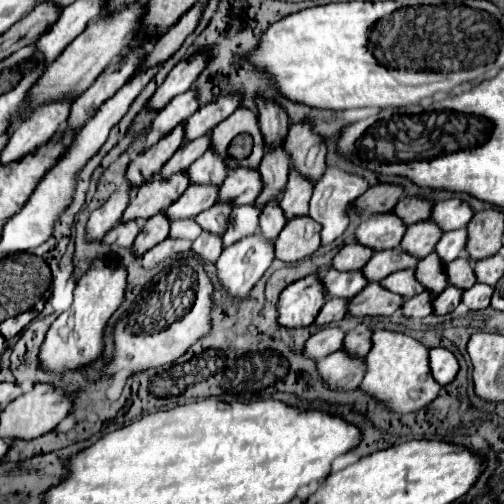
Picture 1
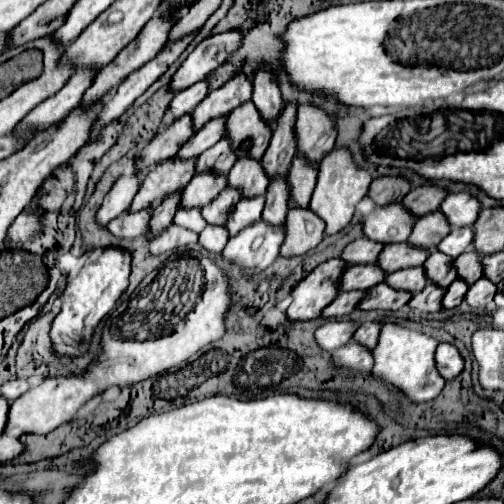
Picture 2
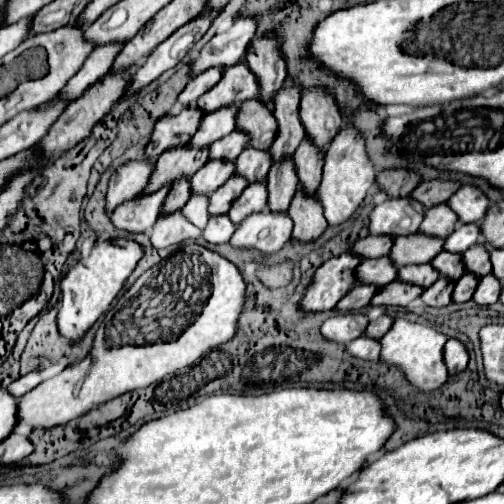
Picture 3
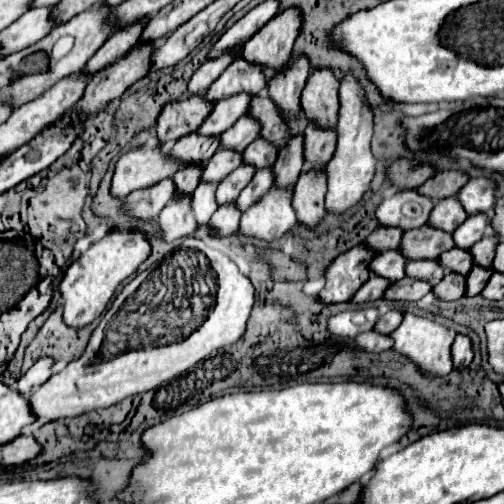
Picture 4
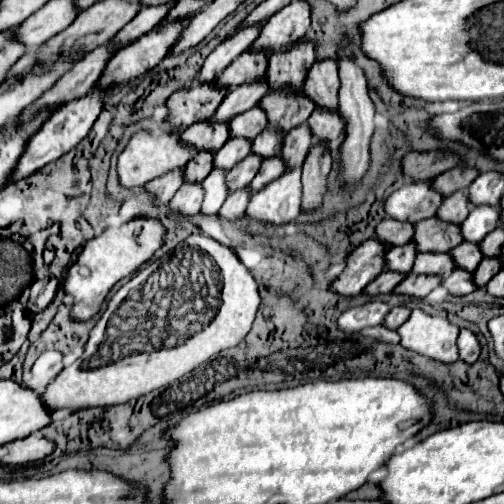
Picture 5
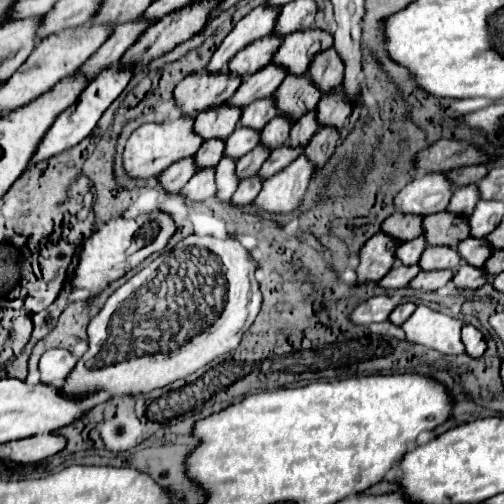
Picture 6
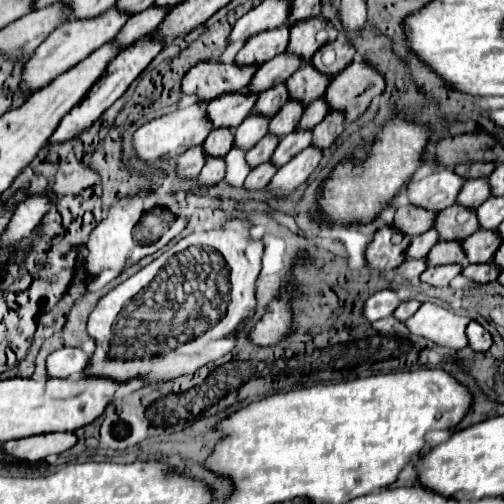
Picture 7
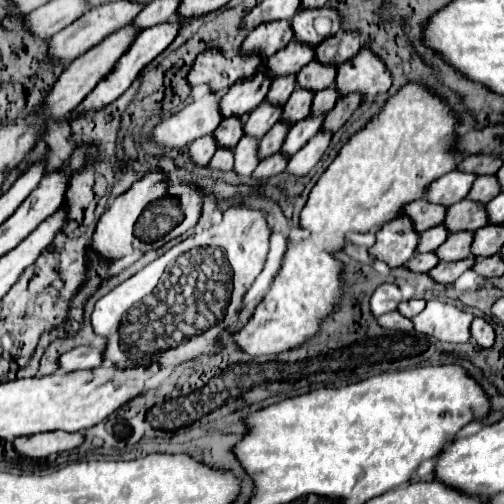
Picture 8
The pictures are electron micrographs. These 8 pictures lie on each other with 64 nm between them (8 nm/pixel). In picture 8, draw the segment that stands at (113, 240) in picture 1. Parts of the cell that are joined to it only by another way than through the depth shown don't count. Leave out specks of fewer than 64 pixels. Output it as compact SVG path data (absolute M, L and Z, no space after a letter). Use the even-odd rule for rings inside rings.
M206 134L206 136L202 136L190 144L190 156L194 158L194 162L198 166L206 166L210 162L210 158L214 156L216 148L218 146L216 146L214 134Z

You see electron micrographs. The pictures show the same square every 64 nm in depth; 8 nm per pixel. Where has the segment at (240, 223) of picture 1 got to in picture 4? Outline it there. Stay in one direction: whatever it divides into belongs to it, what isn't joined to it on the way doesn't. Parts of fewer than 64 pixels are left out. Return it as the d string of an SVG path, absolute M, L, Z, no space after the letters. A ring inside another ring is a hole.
M268 166L268 168L260 168L252 182L240 192L240 196L236 198L236 204L238 208L244 212L246 208L250 208L256 200L260 200L260 196L264 196L264 192L268 192L268 188L274 186L274 180L276 180L276 174L274 174L274 168Z

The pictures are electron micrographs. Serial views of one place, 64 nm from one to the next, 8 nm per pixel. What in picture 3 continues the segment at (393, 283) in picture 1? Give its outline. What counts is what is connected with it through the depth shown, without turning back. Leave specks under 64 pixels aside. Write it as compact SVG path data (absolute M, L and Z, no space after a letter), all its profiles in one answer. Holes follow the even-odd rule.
M410 264L410 266L400 268L400 280L418 284L424 288L432 286L438 278L440 278L440 272L436 268L432 268L432 264Z

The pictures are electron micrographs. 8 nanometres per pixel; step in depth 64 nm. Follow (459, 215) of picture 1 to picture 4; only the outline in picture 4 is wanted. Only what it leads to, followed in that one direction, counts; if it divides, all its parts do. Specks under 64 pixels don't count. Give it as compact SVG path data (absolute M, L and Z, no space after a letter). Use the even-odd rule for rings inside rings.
M470 178L456 198L462 202L466 214L492 212L496 204L496 188L498 184L490 178Z

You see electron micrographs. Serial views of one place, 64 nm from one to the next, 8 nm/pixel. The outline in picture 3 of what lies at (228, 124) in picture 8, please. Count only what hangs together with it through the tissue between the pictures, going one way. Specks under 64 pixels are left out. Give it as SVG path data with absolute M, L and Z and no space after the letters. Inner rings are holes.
M178 178L172 182L172 190L168 194L168 200L164 202L162 212L174 212L176 208L182 208L188 202L190 196L190 178Z

